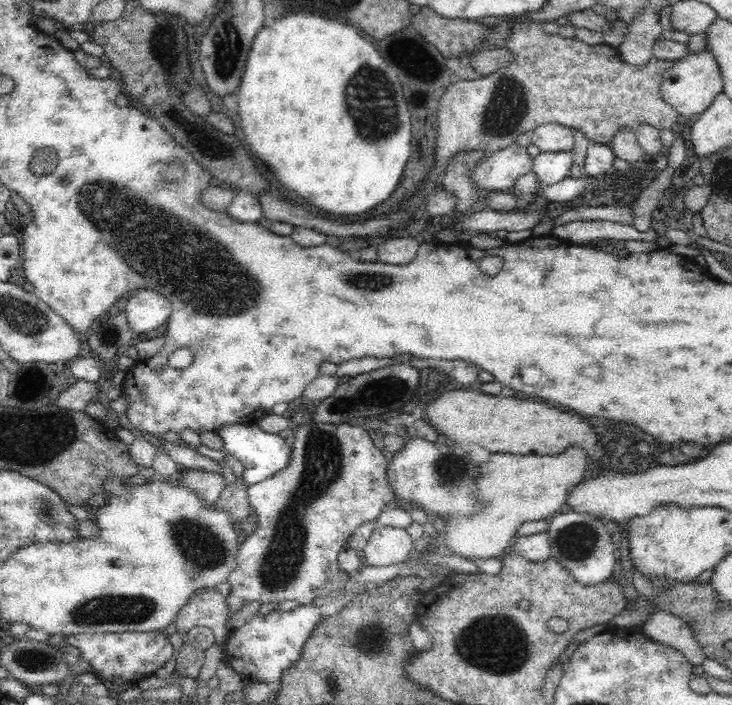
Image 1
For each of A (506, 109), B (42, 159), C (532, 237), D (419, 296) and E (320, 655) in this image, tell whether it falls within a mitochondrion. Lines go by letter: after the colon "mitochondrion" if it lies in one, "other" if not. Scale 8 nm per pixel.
A: mitochondrion
B: mitochondrion
C: other
D: other
E: other

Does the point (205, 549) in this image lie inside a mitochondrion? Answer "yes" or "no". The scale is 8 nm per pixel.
yes

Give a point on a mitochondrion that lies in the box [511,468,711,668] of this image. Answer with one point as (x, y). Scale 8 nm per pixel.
(576, 541)

